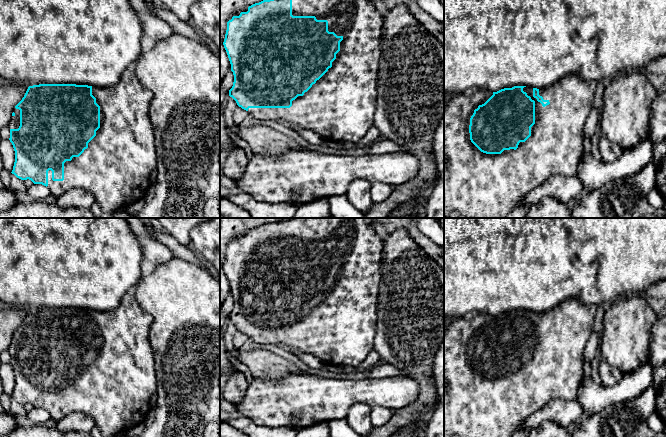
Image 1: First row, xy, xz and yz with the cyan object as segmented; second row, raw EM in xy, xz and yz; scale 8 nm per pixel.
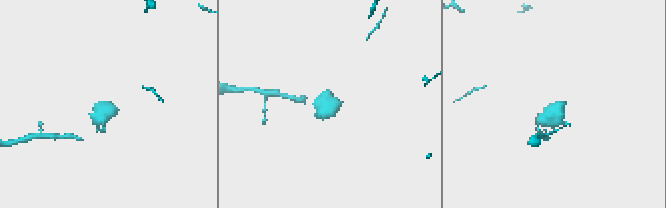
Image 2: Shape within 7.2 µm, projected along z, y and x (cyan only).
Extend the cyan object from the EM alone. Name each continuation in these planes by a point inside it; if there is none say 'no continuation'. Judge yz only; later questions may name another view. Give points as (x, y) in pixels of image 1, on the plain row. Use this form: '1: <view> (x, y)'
1: yz (474, 406)

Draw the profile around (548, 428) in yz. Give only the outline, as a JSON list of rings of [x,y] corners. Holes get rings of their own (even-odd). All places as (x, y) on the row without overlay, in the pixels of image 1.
[[[545,421],[536,428],[532,428],[527,437],[572,437],[567,428],[554,421]]]

